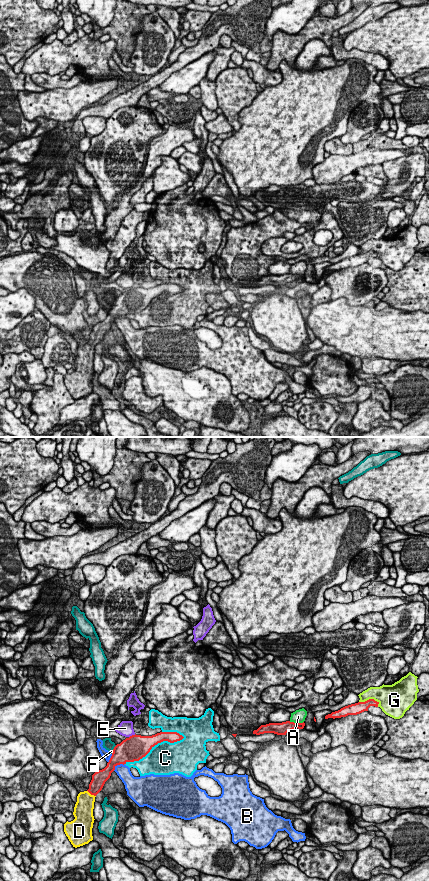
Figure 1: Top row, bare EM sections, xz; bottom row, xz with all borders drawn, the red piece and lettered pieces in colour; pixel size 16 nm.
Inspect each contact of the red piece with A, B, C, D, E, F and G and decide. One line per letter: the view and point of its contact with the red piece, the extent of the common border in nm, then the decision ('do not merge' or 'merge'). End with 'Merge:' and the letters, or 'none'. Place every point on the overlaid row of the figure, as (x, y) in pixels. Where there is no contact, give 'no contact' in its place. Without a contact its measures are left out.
A: contact xz (296, 723); length 240 nm; do not merge
B: contact xz (118, 764); length 220 nm; do not merge
C: contact xz (154, 745); length 1050 nm; do not merge
D: contact xz (91, 794); length 180 nm; merge
E: contact xz (132, 735); length 120 nm; do not merge
F: contact xz (113, 749); length 170 nm; do not merge
G: contact xz (369, 699); length 340 nm; do not merge
Merge: D

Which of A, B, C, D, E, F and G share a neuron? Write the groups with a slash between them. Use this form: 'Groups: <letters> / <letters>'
Groups: A / B / C / D / E / F / G

